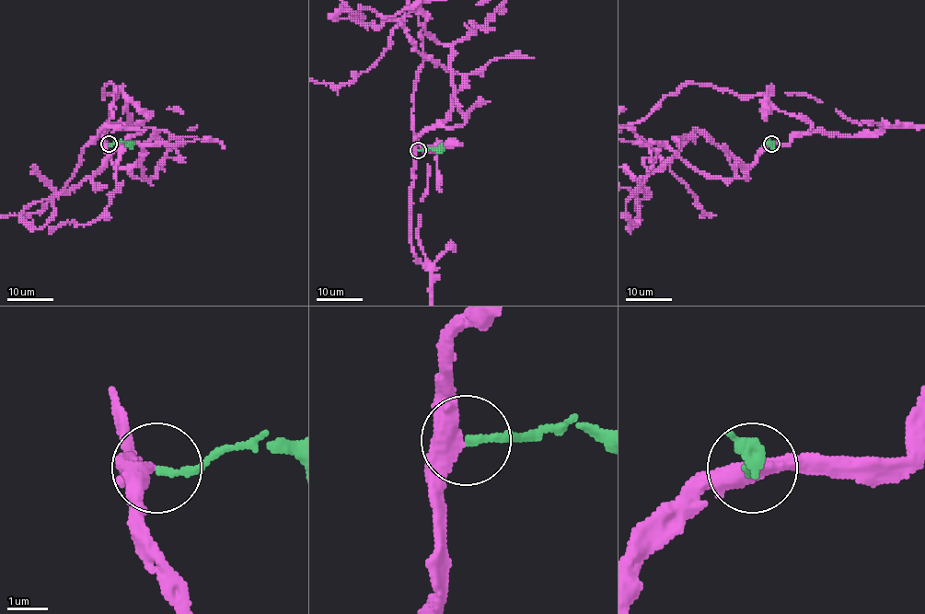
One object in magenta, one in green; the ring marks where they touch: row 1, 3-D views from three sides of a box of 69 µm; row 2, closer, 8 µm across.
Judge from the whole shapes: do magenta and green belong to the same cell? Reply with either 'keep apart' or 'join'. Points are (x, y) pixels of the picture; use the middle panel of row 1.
join

